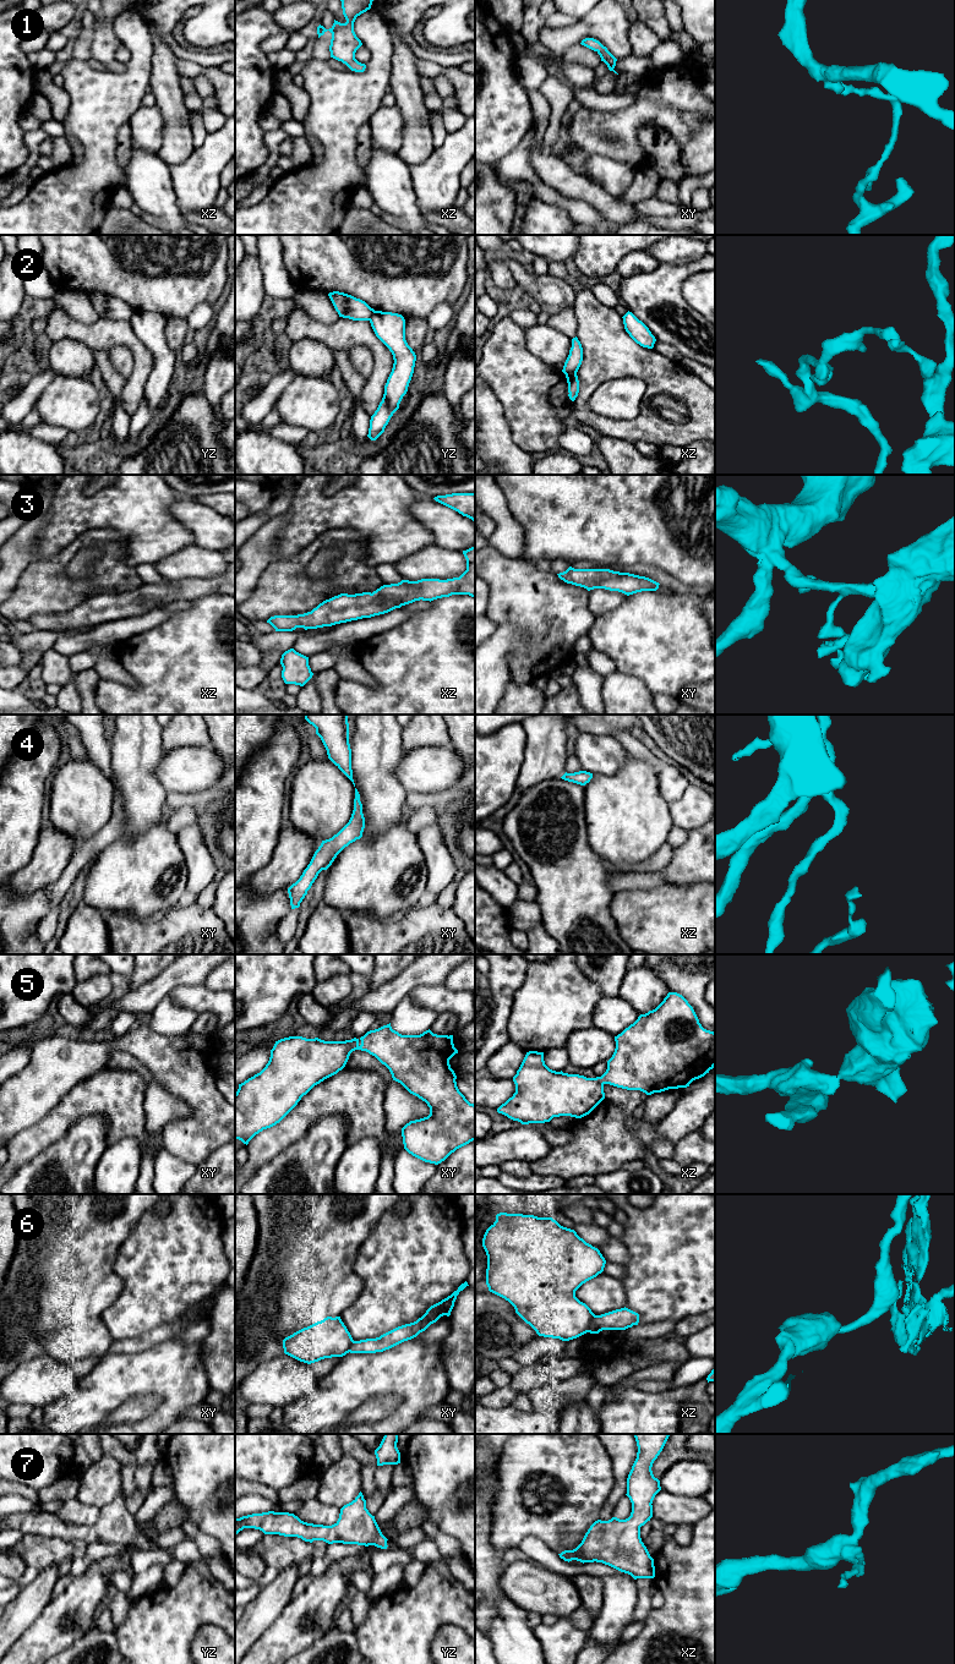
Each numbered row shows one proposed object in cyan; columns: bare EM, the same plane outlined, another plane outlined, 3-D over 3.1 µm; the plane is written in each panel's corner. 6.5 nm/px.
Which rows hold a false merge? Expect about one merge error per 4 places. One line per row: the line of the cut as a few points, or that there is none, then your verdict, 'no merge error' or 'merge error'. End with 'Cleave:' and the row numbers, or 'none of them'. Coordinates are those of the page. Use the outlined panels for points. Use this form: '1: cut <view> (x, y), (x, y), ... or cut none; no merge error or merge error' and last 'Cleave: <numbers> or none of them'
1: cut none; no merge error
2: cut xz (565, 372), (576, 373); merge error
3: cut none; no merge error
4: cut none; no merge error
5: cut none; no merge error
6: cut xz (595, 1315), (588, 1331); merge error
7: cut none; no merge error
Cleave: 2, 6

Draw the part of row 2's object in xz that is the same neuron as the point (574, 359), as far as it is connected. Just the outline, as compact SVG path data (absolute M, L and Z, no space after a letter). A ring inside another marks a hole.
M578 338L572 339L572 347L564 362L563 373L577 373L583 361L583 347Z

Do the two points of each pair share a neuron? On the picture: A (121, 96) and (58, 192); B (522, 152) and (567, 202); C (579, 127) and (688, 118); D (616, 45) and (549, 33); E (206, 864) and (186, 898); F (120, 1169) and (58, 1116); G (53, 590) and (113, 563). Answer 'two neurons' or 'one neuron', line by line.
A: one neuron
B: one neuron
C: two neurons
D: one neuron
E: two neurons
F: two neurons
G: one neuron

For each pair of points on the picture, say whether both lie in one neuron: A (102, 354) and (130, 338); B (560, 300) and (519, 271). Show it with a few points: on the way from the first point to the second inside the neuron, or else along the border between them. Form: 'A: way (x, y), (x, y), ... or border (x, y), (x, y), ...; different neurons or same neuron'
A: way (105, 346), (114, 338), (123, 338); same neuron
B: way (550, 293), (529, 280); same neuron

